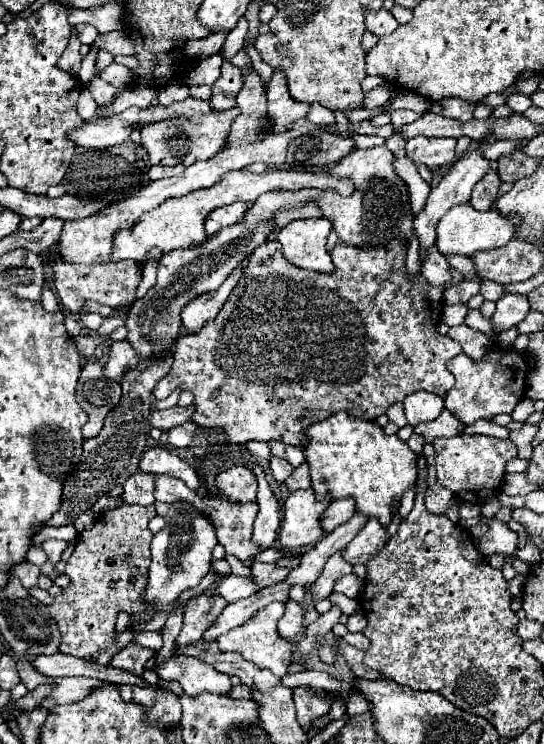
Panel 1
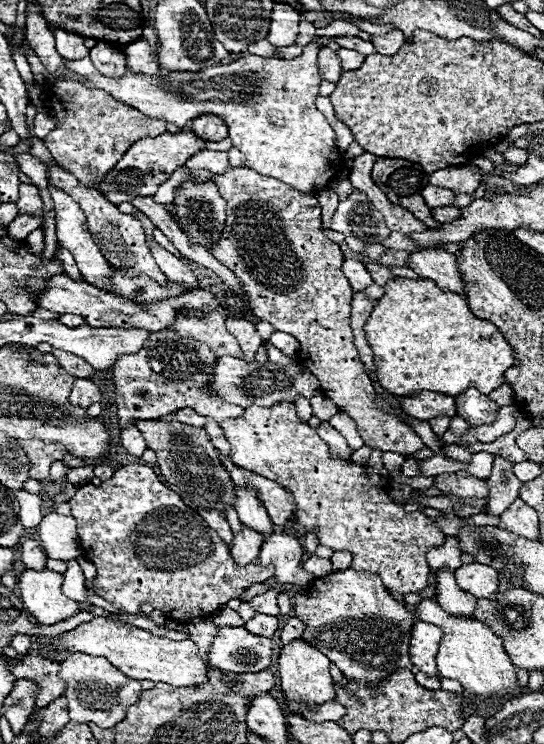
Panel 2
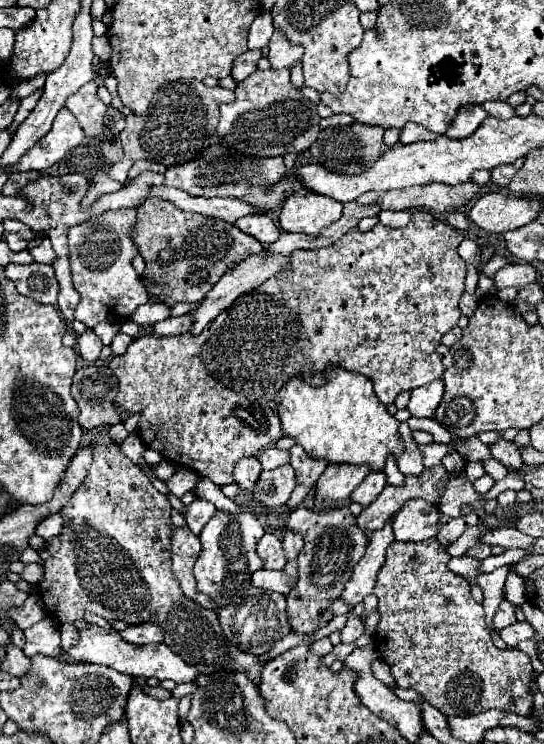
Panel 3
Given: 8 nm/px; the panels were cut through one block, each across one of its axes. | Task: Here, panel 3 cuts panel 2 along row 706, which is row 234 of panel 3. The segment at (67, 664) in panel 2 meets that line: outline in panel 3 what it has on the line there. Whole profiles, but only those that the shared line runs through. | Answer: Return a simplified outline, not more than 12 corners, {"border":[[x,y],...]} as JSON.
{"border":[[136,210],[68,232],[76,320],[124,324],[148,292],[132,268]]}

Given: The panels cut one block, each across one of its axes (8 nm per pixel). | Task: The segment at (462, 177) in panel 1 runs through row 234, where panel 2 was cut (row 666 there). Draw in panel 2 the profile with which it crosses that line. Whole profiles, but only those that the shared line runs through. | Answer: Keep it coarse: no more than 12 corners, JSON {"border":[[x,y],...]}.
{"border":[[416,620],[410,660],[420,672],[436,676],[434,658],[442,632]]}

